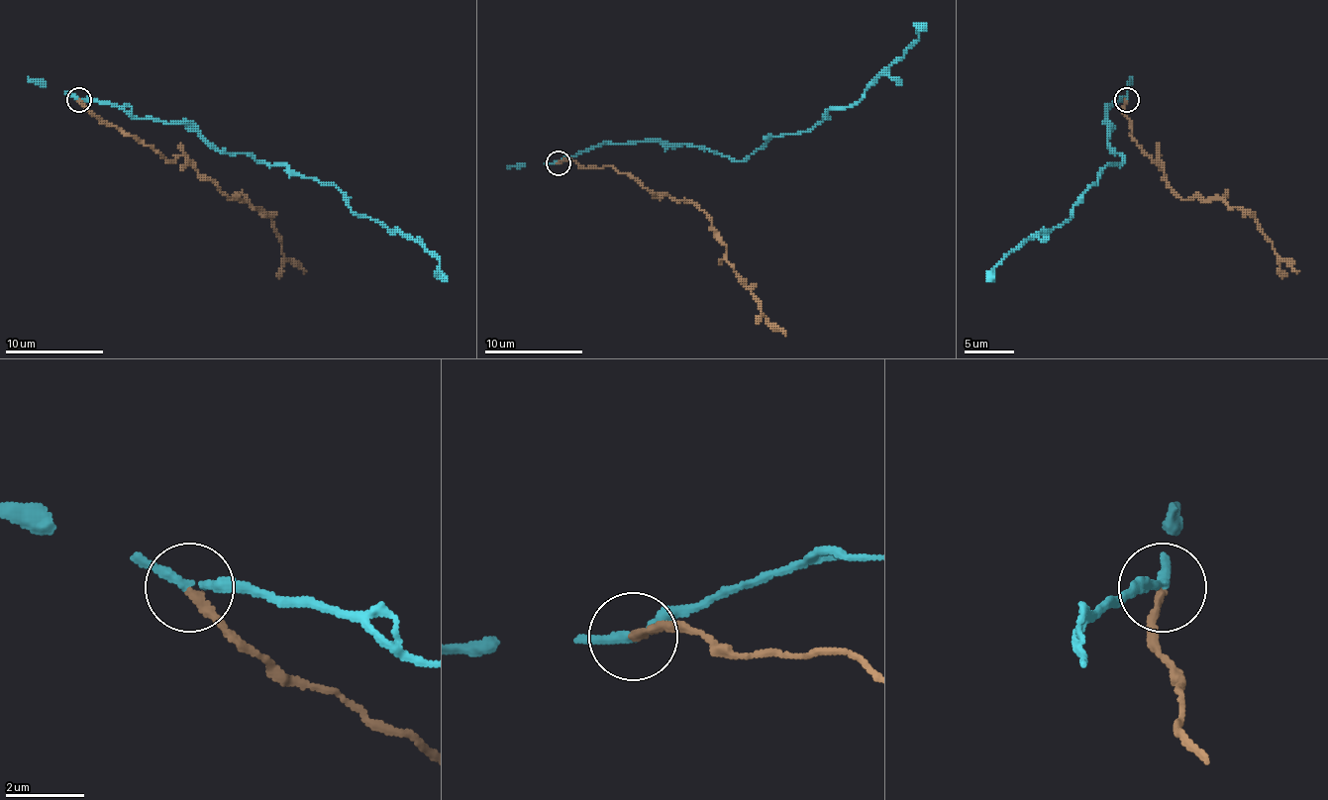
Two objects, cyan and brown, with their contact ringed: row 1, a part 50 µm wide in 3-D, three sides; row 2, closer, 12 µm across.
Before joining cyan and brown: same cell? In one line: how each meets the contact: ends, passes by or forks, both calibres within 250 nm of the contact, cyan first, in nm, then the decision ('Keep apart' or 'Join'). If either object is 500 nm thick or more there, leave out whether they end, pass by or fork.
At the ring cyan passes by. At the ring brown ends. Thickness 220 nm (cyan) against 200 nm. Keep apart

